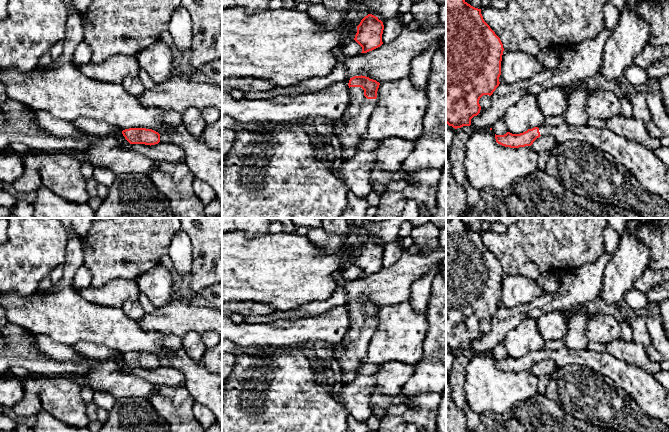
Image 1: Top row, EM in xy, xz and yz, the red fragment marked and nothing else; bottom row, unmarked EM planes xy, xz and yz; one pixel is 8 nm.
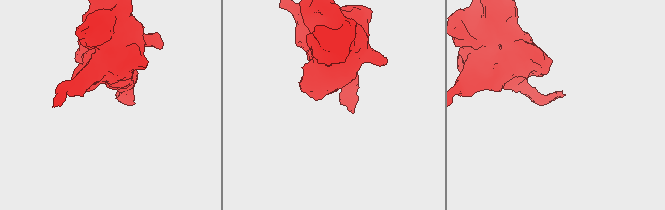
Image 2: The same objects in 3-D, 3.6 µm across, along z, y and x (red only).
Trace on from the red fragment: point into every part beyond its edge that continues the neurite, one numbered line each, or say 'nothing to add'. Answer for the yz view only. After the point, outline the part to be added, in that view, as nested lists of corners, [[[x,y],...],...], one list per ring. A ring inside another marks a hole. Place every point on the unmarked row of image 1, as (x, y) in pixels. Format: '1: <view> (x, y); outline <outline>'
1: yz (653, 398); outline [[[563,348],[557,351],[542,349],[538,352],[541,360],[551,359],[558,368],[568,364],[581,365],[604,375],[624,389],[646,414],[669,426],[669,389],[663,387],[652,373],[616,359],[606,351]]]

